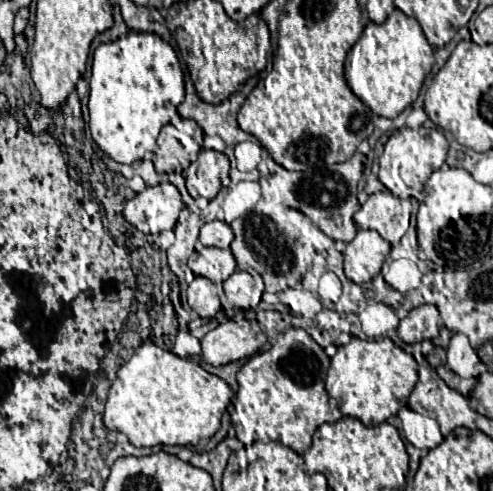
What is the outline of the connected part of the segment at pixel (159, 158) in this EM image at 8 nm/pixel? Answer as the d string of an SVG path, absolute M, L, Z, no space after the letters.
M182 119L183 129L171 123L164 126L157 138L158 150L153 158L157 173L186 172L198 158L202 149L204 132L192 119Z

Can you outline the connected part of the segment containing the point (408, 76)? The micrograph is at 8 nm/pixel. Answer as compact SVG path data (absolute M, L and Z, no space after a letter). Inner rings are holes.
M394 9L394 13L382 25L366 25L362 37L346 57L344 73L348 87L364 105L368 105L376 115L392 119L416 101L432 63L434 53L418 21L406 17L400 9Z

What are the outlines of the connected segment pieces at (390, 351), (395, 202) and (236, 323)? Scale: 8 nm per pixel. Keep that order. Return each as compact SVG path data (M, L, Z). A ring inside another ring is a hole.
M352 337L350 343L338 347L336 355L332 357L332 365L326 377L326 391L338 403L338 409L342 415L354 417L362 421L364 425L372 427L372 425L380 425L382 421L388 421L390 417L394 417L398 409L408 403L408 395L412 393L416 381L418 381L418 365L414 357L402 351L400 347L396 347L390 337L384 337L380 341L364 341L364 339Z
M380 191L368 197L368 201L356 211L354 223L360 229L374 229L388 243L396 243L408 231L412 205L408 199L398 199L388 191Z
M239 311L202 337L202 359L208 365L226 365L256 355L266 342L266 335L260 331L259 336L250 327L244 311Z

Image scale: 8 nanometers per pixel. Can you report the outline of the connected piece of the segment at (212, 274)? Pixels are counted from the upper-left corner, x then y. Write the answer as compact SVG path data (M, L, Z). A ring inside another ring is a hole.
M204 247L202 251L192 253L188 267L194 271L194 275L206 277L212 283L224 283L236 271L236 259L230 249Z

